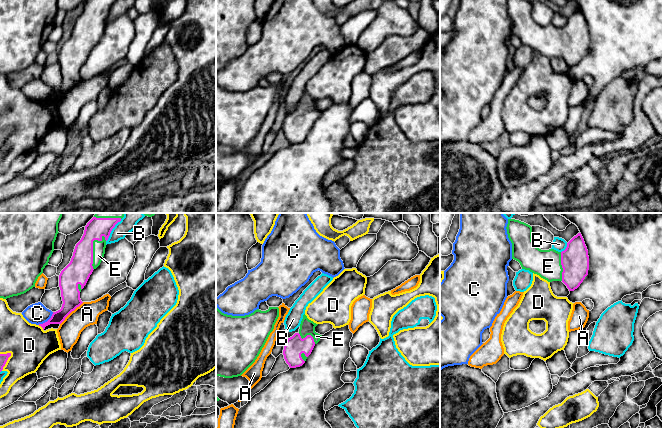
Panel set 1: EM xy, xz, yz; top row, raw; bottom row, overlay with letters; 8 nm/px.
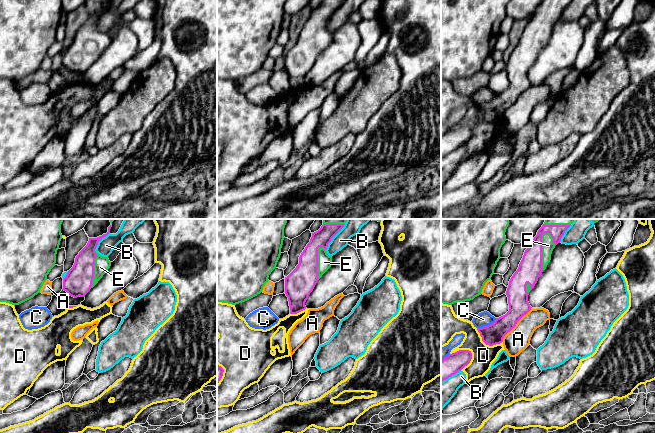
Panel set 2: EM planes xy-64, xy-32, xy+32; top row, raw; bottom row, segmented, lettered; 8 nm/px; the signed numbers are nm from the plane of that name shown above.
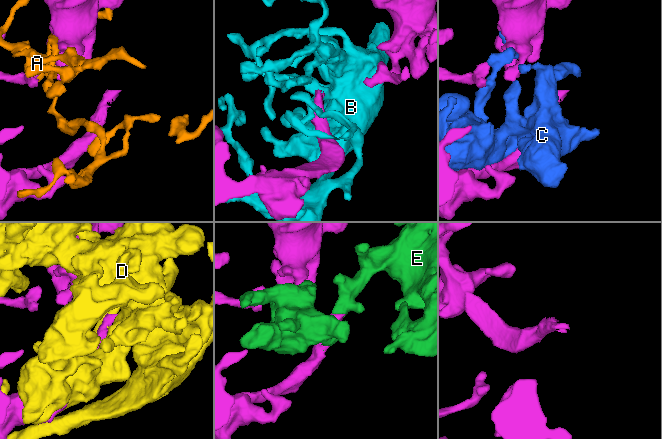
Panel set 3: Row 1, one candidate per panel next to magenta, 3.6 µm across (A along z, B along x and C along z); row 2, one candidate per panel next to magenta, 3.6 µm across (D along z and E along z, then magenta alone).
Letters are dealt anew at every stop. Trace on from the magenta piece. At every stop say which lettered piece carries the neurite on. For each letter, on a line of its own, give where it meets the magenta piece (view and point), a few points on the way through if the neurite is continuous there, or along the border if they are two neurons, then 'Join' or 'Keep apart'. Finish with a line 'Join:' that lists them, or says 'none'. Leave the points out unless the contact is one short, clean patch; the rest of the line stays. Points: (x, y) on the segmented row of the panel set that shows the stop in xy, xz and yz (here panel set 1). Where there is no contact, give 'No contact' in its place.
A: Touches magenta at xy (71, 311). Keep apart
B: Touches magenta at xy (111, 230). Keep apart
C: Touches magenta at xy (47, 321). Keep apart
D: Touches magenta at xy (6, 361). Keep apart
E: Touches magenta at xy (92, 249). Join
Join: E

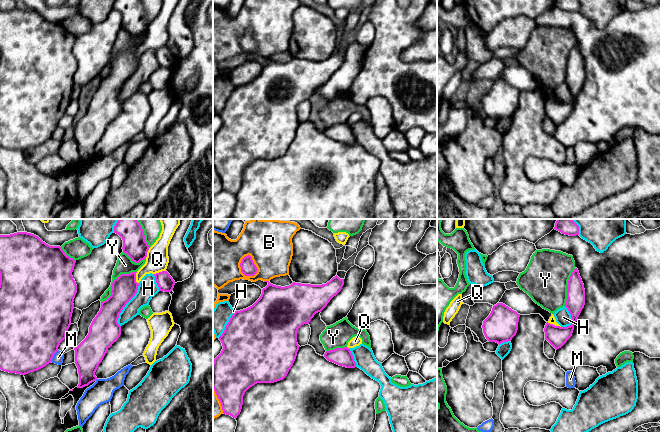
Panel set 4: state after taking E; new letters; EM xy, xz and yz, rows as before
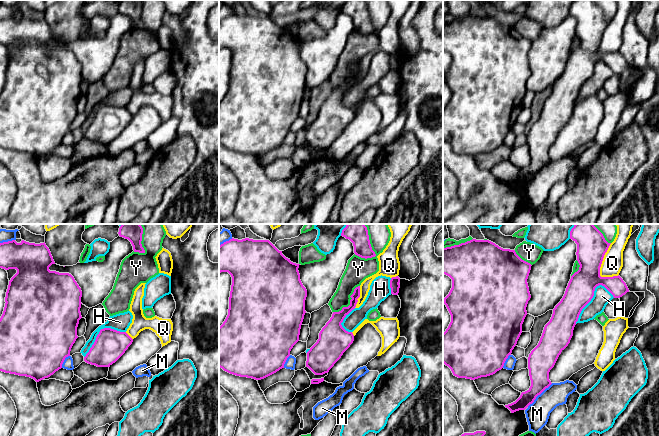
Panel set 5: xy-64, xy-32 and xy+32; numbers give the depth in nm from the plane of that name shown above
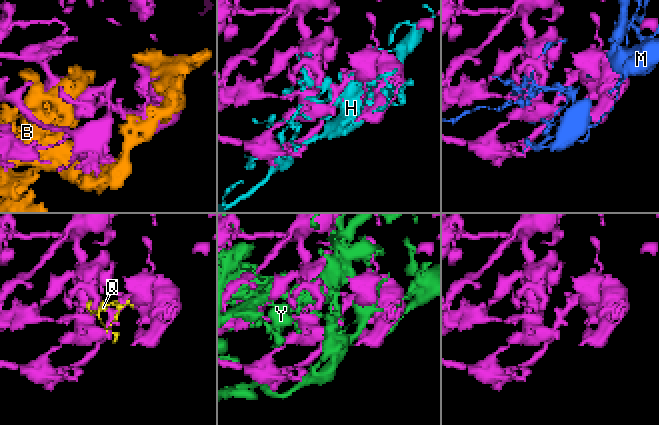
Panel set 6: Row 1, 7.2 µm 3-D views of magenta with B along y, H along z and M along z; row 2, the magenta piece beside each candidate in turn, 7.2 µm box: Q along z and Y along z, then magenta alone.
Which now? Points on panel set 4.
B: Touches magenta at xz (240, 264). Keep apart
H: Touches magenta at xy (125, 305). Keep apart
M: Touches magenta at xy (53, 355). Keep apart
Q: Touches magenta at yz (554, 325). Keep apart
Y: Touches magenta at xy (113, 281). Keep apart
Join: none

